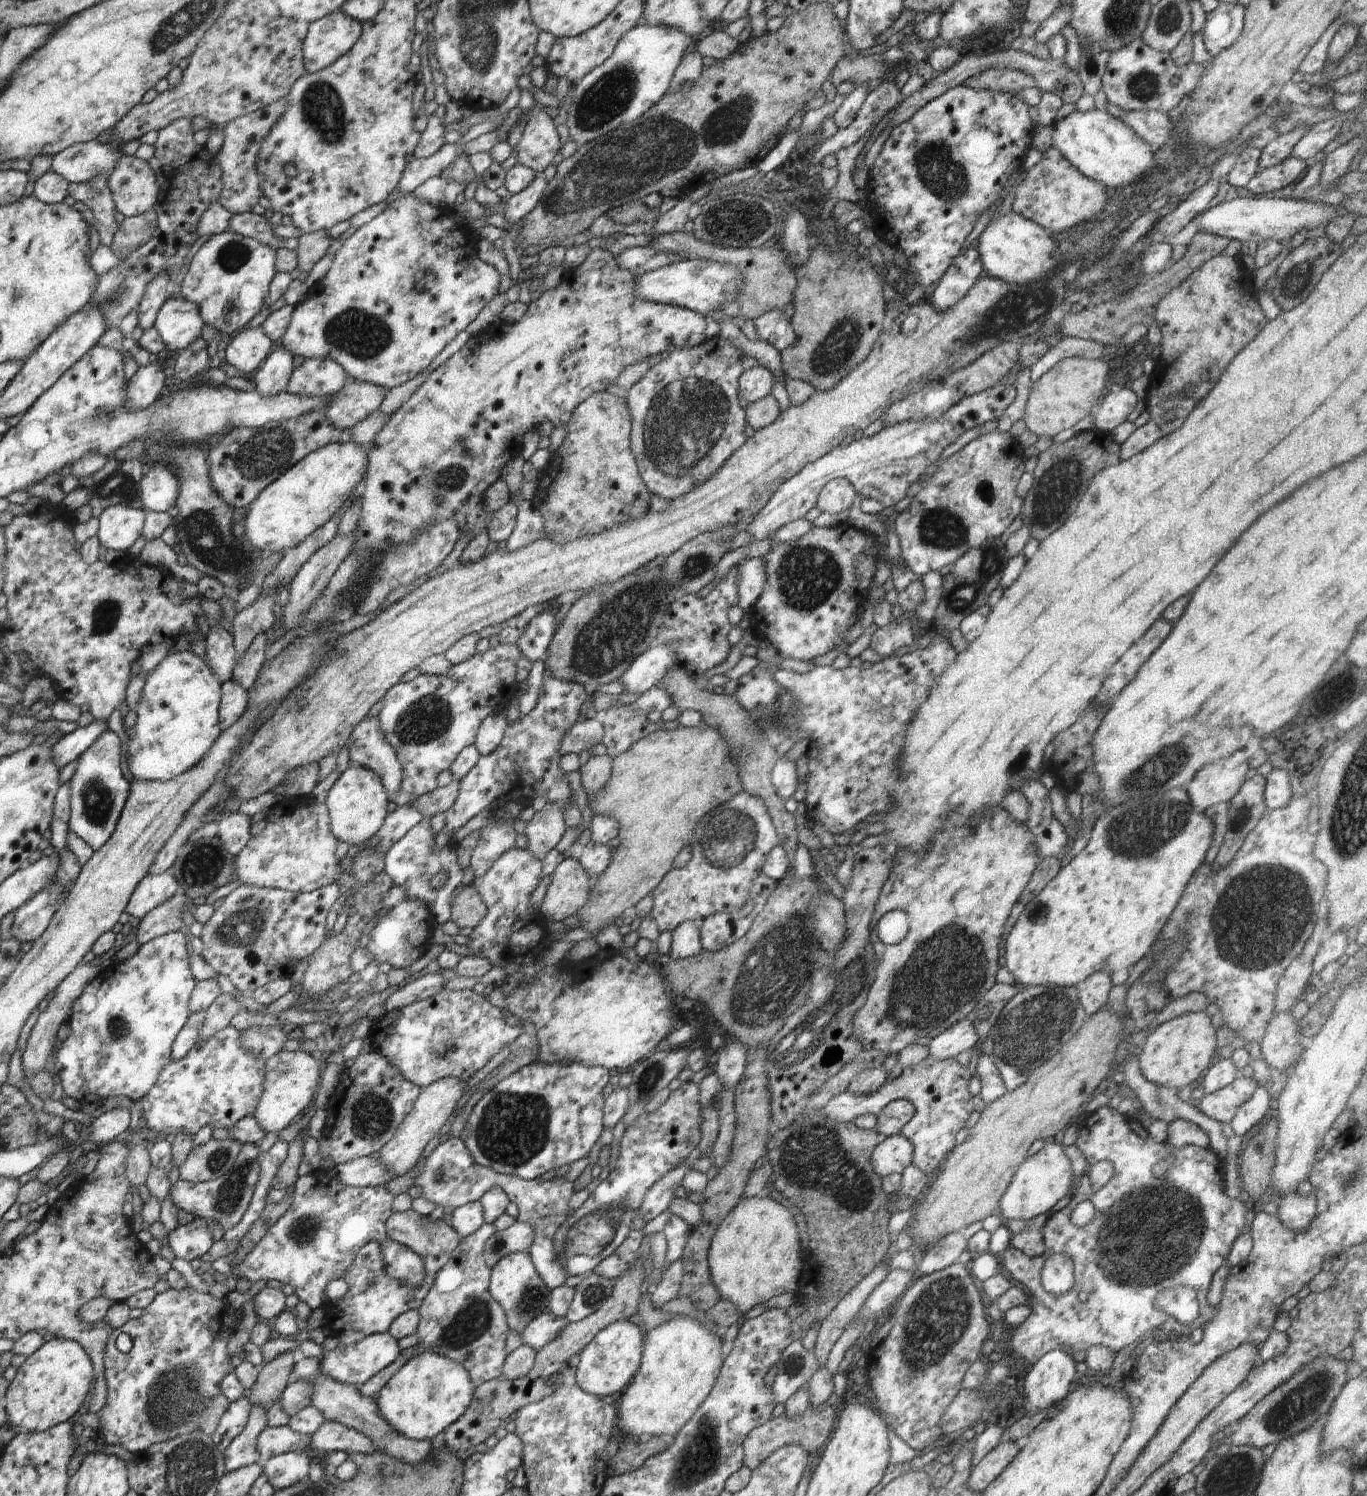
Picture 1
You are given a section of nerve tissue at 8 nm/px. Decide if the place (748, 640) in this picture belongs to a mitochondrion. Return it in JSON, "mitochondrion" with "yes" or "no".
{"mitochondrion":"no"}

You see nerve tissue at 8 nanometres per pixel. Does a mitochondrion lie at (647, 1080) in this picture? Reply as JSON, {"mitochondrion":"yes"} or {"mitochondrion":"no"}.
{"mitochondrion":"yes"}

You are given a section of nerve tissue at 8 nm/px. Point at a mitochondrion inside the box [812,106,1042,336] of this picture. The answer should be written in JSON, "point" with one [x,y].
{"point":[945,177]}

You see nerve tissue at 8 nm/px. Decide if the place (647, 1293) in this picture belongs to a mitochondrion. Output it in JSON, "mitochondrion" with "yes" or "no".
{"mitochondrion":"no"}

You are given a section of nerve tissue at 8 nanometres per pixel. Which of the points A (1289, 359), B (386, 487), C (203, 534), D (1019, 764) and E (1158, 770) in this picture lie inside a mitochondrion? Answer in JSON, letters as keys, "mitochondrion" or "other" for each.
{"A":"other","B":"other","C":"mitochondrion","D":"other","E":"mitochondrion"}

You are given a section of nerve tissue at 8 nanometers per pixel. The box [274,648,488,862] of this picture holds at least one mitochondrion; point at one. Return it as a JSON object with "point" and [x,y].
{"point":[428,718]}

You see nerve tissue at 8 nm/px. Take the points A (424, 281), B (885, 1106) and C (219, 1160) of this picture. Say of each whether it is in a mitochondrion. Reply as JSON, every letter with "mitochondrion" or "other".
{"A":"other","B":"other","C":"mitochondrion"}

